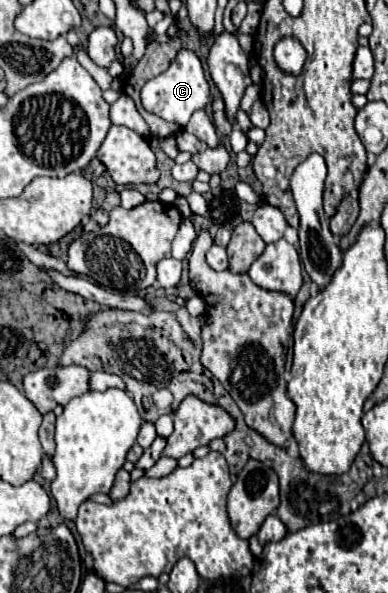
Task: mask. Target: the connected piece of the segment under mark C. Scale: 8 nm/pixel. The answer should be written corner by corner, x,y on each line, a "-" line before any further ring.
179,49
177,57
171,61
171,67
145,83
141,89
141,103
149,113
185,127
191,115
209,103
209,85
205,81
199,57
189,49

